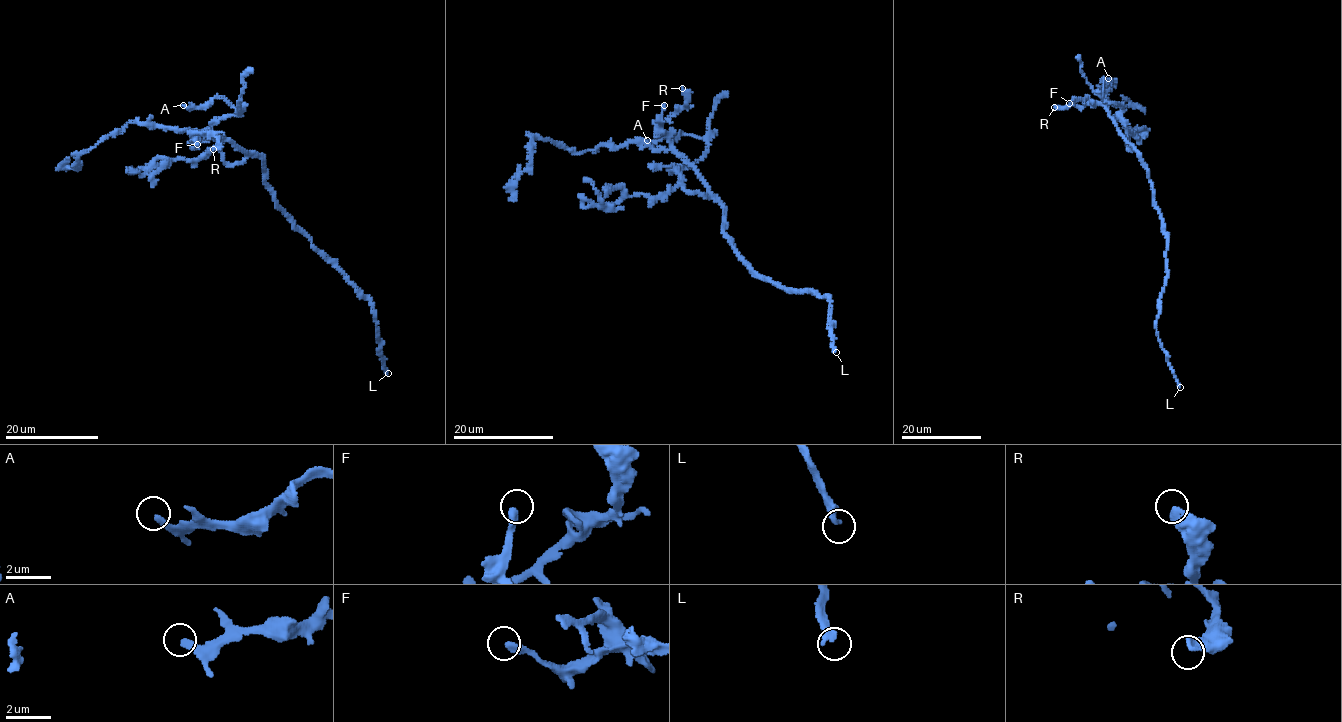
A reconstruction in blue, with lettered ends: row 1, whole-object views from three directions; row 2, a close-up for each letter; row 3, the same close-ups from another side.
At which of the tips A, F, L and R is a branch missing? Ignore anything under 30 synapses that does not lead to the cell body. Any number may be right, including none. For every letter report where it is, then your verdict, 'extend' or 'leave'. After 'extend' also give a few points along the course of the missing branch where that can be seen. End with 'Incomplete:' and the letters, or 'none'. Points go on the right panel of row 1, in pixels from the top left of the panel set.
A: (1108, 78) | extend | (1108, 78), (1116, 75), (1117, 65), (1124, 74), (1125, 83), (1118, 83), (1115, 77), (1106, 74), (1093, 94)
F: (1069, 103) | leave
L: (1180, 387) | leave
R: (1054, 107) | leave
Incomplete: A

